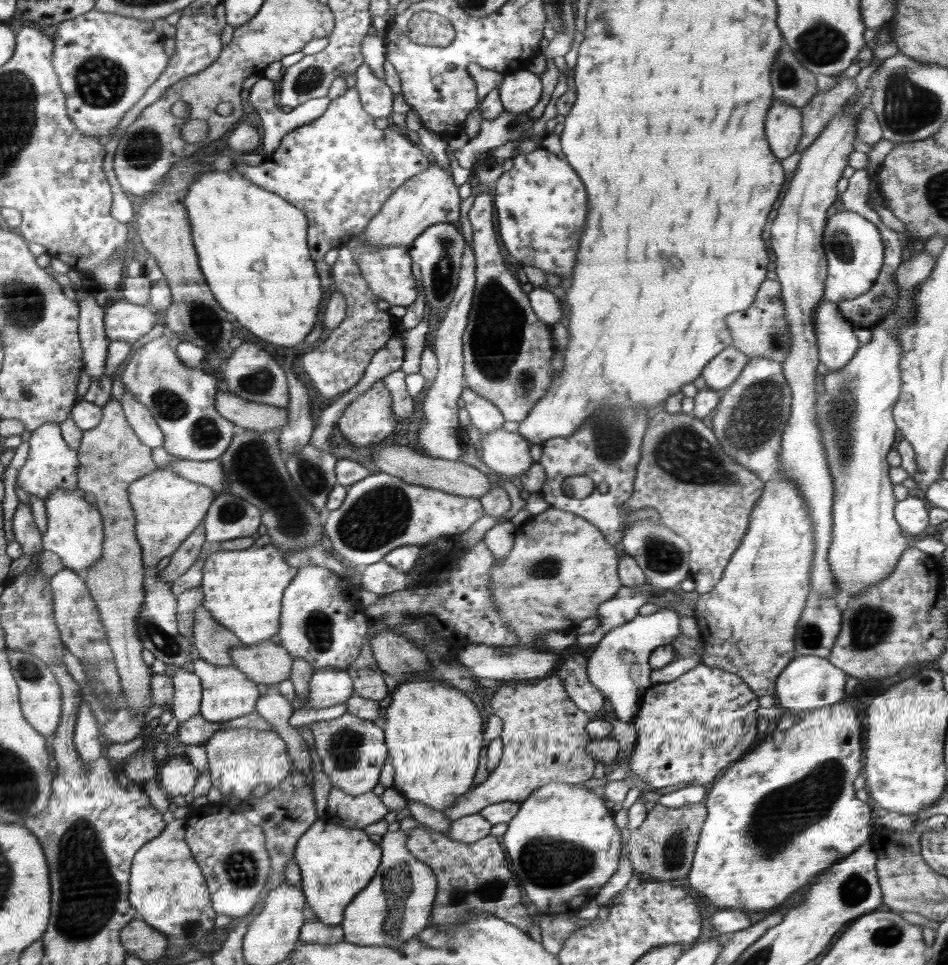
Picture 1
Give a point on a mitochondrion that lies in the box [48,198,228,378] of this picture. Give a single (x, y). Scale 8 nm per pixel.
(205, 322)

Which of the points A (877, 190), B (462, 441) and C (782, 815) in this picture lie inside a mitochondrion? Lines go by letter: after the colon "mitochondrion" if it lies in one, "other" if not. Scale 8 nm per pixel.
A: other
B: other
C: mitochondrion

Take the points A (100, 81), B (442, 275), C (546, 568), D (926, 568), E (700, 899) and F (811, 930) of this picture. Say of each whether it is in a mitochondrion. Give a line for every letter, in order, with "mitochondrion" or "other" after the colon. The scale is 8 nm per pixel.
A: mitochondrion
B: mitochondrion
C: mitochondrion
D: other
E: other
F: other

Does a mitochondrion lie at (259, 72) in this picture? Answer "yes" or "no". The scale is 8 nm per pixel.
no

